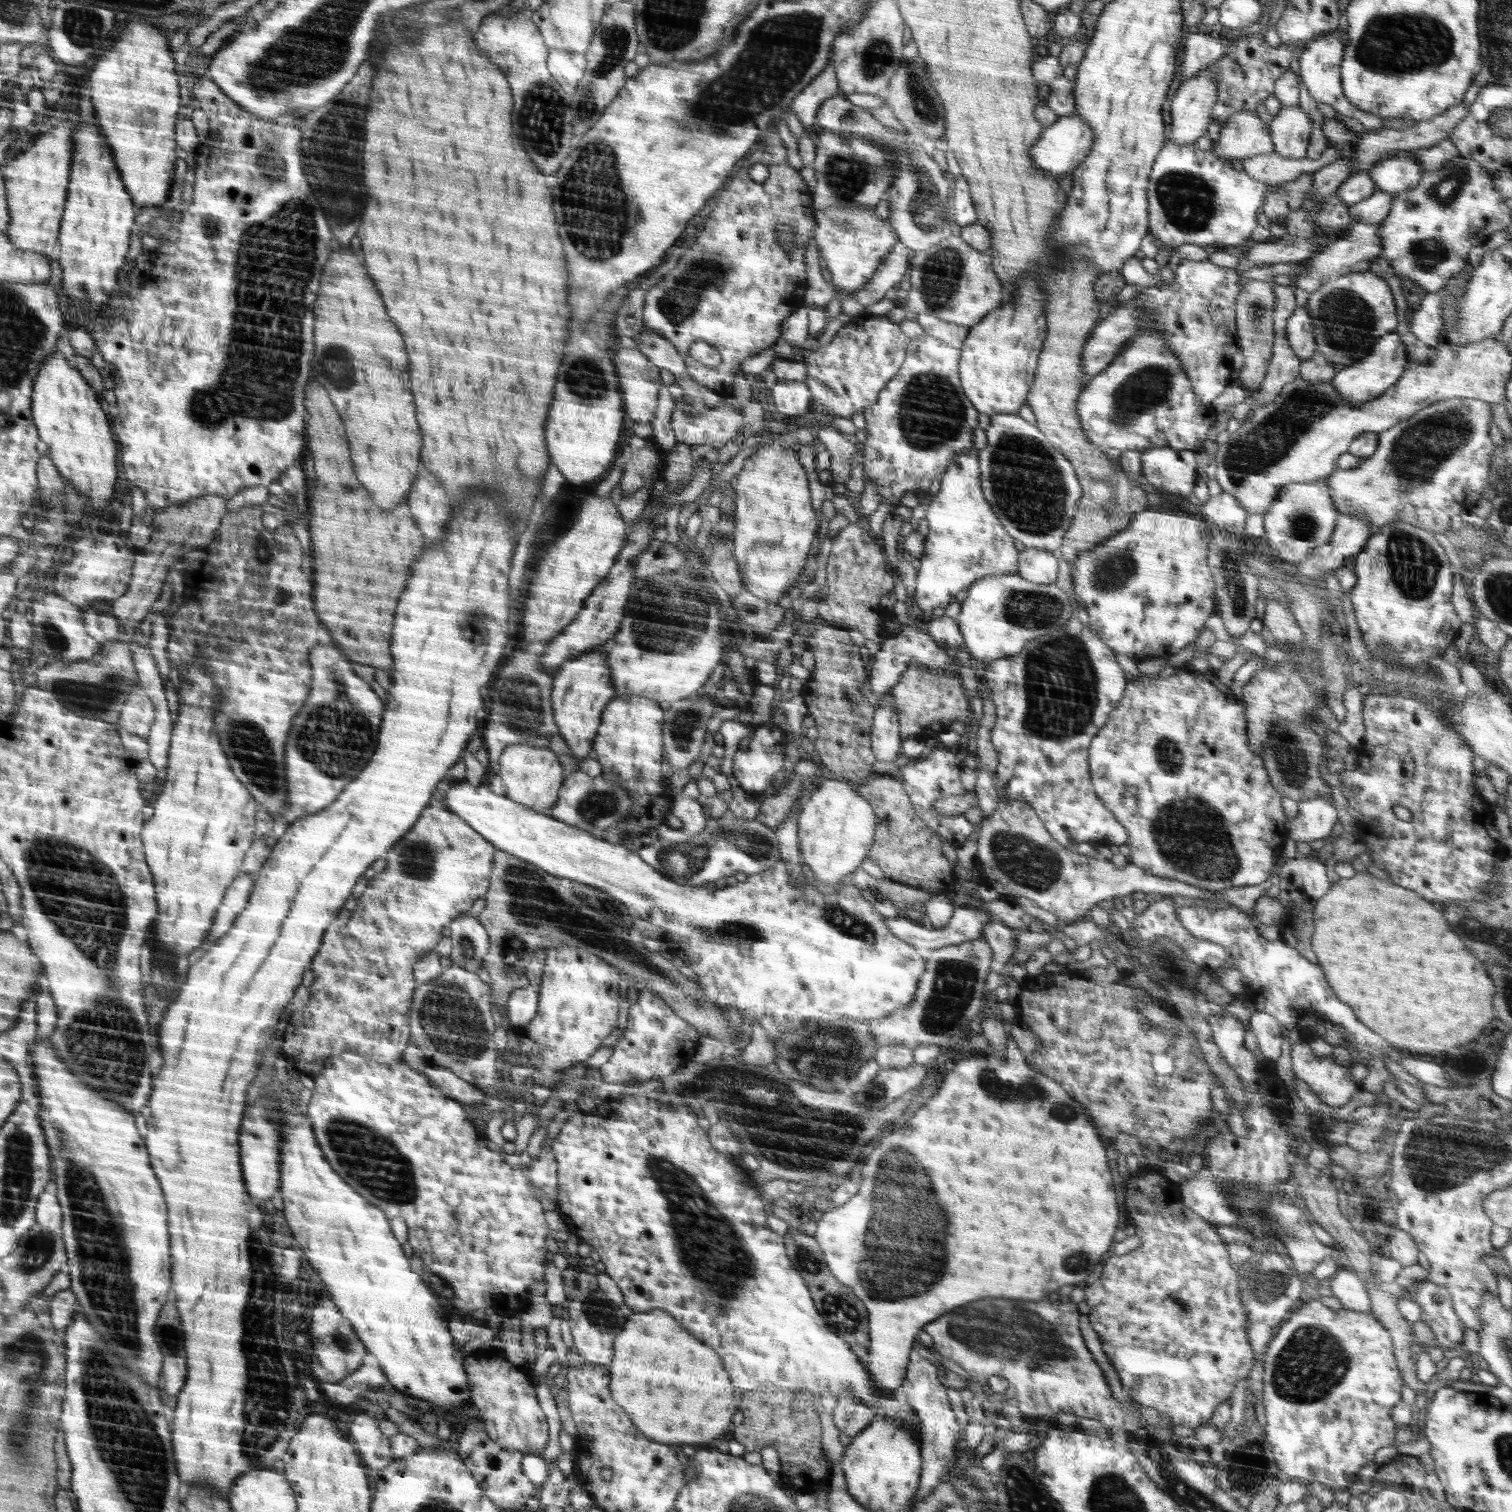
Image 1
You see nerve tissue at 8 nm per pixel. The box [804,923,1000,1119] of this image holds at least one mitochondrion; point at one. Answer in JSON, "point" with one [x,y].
{"point":[954,981]}

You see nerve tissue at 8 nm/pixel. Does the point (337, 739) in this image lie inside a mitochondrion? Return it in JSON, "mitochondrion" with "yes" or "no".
{"mitochondrion":"yes"}

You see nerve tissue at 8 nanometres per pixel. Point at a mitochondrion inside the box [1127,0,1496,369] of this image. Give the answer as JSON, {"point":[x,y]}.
{"point":[1401,43]}

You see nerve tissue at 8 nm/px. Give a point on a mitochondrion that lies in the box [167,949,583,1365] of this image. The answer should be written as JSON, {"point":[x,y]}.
{"point":[370,1158]}

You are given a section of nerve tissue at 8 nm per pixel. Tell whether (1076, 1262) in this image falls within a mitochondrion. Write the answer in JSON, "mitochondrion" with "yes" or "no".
{"mitochondrion":"yes"}

